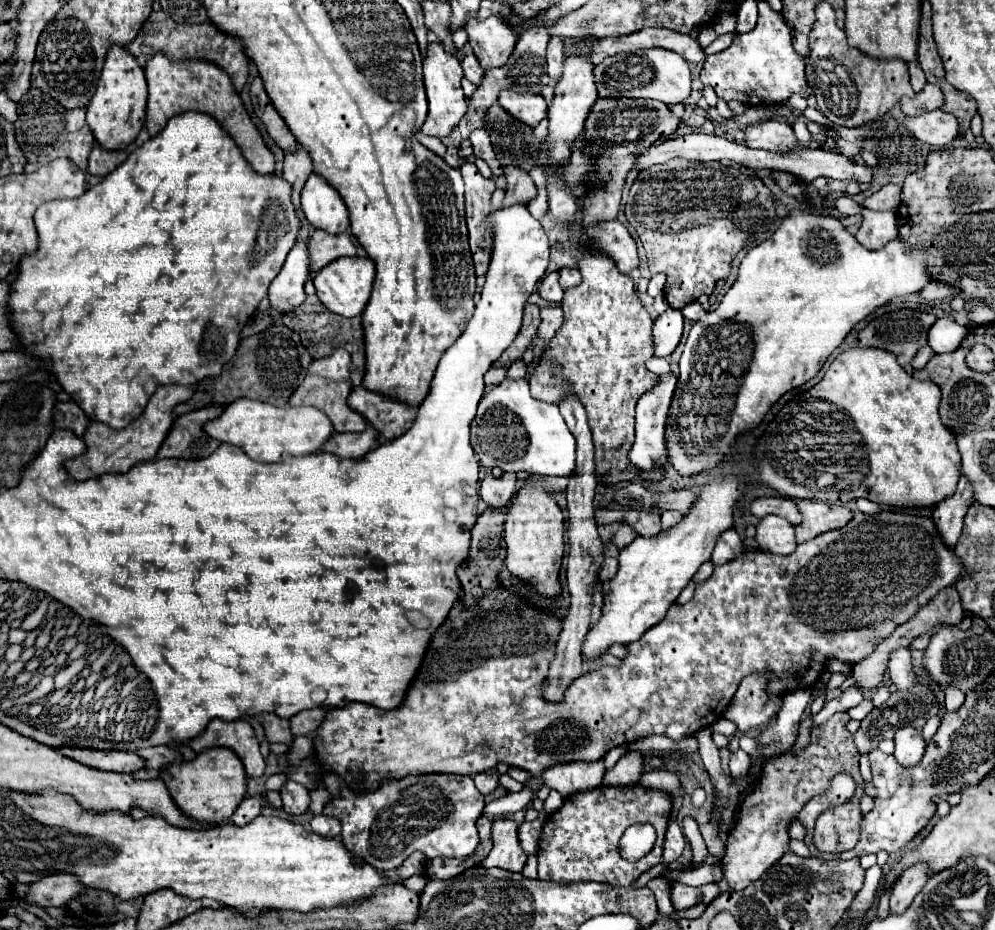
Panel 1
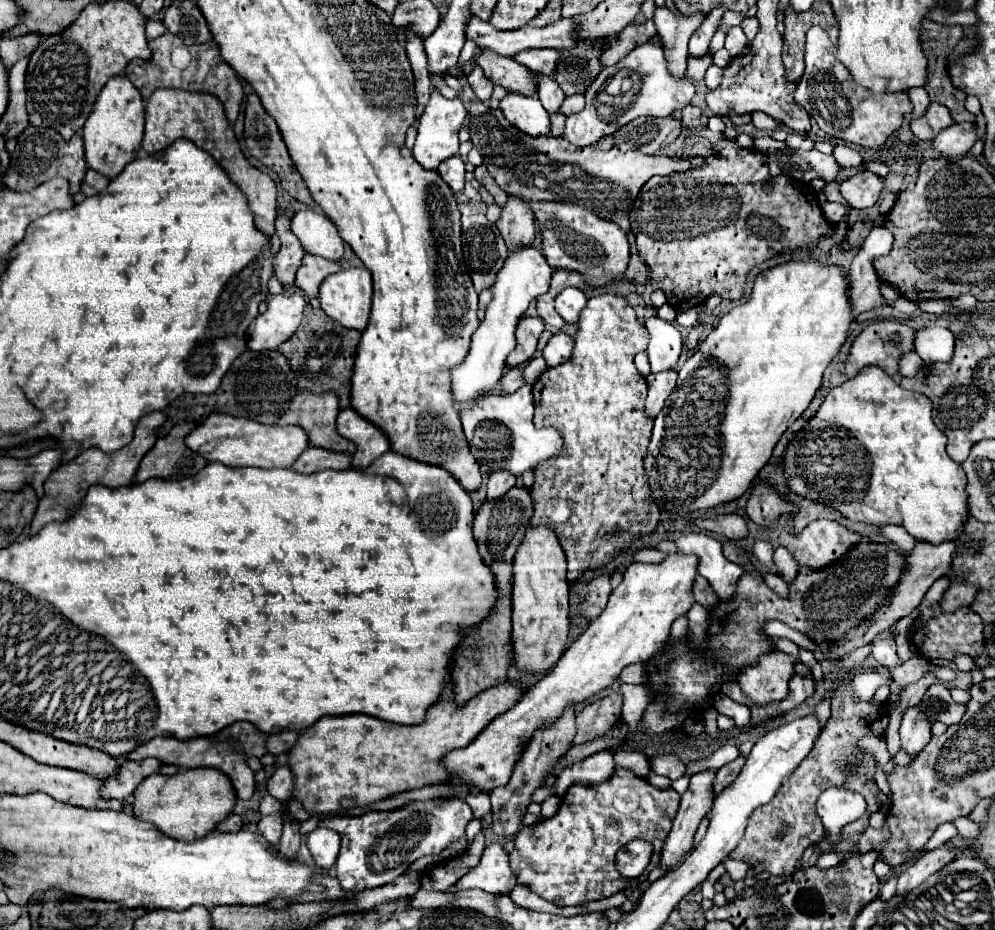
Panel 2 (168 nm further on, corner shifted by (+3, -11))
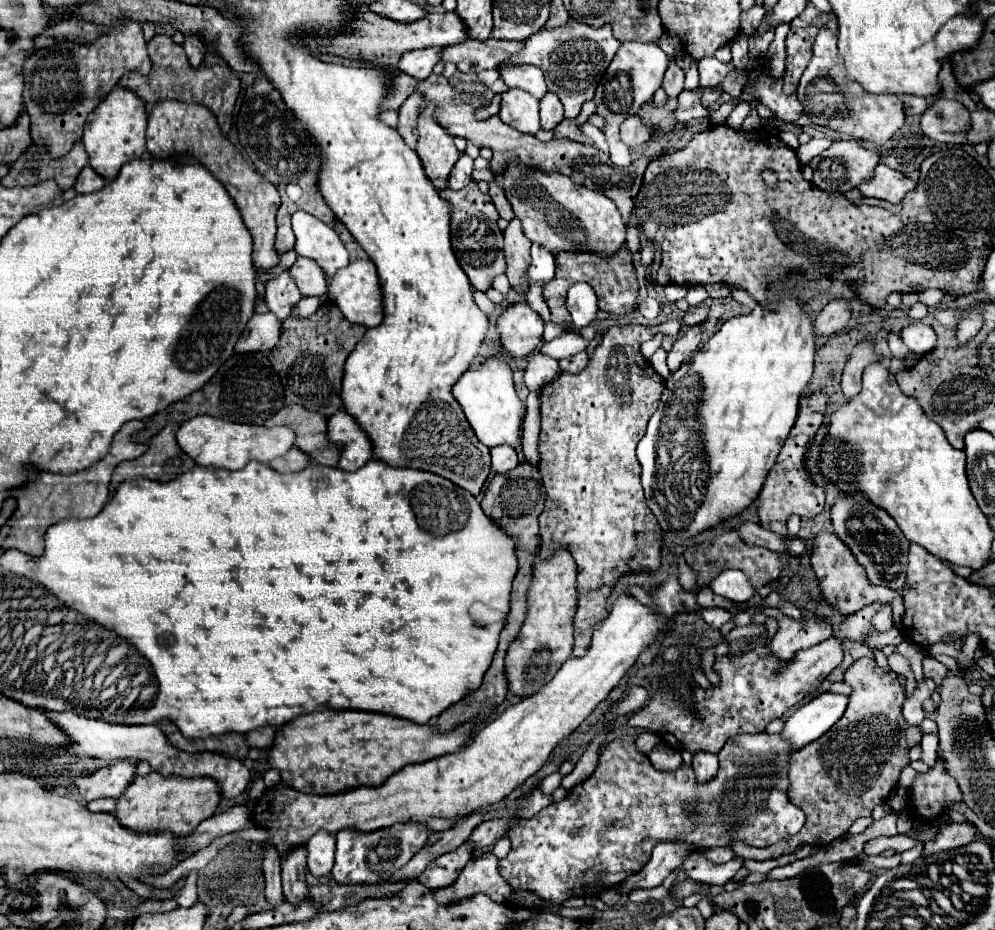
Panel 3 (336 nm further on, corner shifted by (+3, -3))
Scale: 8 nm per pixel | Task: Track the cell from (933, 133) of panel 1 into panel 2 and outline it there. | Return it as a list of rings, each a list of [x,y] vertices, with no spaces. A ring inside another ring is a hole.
[[[955,123],[941,131],[937,139],[933,139],[933,147],[949,157],[961,157],[971,151],[977,141],[977,125],[975,123]]]

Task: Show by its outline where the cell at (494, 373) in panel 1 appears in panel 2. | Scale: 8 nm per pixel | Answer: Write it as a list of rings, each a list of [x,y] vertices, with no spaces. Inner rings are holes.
[[[511,369],[503,375],[501,385],[505,389],[505,393],[515,393],[517,389],[521,389],[525,385],[525,377],[523,377],[523,369]]]

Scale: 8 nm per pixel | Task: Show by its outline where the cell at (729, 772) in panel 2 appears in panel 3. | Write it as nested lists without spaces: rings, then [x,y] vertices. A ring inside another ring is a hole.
[[[631,735],[617,737],[601,751],[599,765],[593,775],[575,785],[563,801],[551,803],[531,819],[517,819],[507,833],[513,847],[509,855],[499,861],[499,871],[513,891],[529,889],[541,899],[563,903],[571,897],[593,899],[603,891],[615,889],[629,875],[647,865],[655,843],[667,835],[679,835],[679,839],[685,839],[695,849],[729,847],[733,821],[733,839],[741,839],[753,847],[769,847],[781,839],[797,835],[805,823],[803,811],[785,795],[789,787],[789,755],[791,749],[779,739],[779,735],[737,735],[719,751],[719,773],[715,779],[705,785],[697,785],[691,765],[681,765],[675,773],[661,773],[635,749],[635,739]]]

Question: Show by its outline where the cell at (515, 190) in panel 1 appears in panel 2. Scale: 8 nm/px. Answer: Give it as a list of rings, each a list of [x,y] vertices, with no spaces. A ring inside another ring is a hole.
[[[509,197],[501,219],[497,221],[497,229],[501,231],[501,237],[505,239],[509,251],[529,247],[535,239],[535,221],[527,203],[523,199]]]

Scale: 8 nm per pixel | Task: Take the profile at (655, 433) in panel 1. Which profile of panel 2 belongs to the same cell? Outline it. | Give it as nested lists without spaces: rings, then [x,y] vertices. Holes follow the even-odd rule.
[[[669,369],[665,373],[647,375],[647,385],[649,385],[647,415],[649,417],[657,417],[657,413],[661,411],[661,407],[665,403],[665,399],[675,389],[675,381],[677,381],[677,371],[675,369]]]

